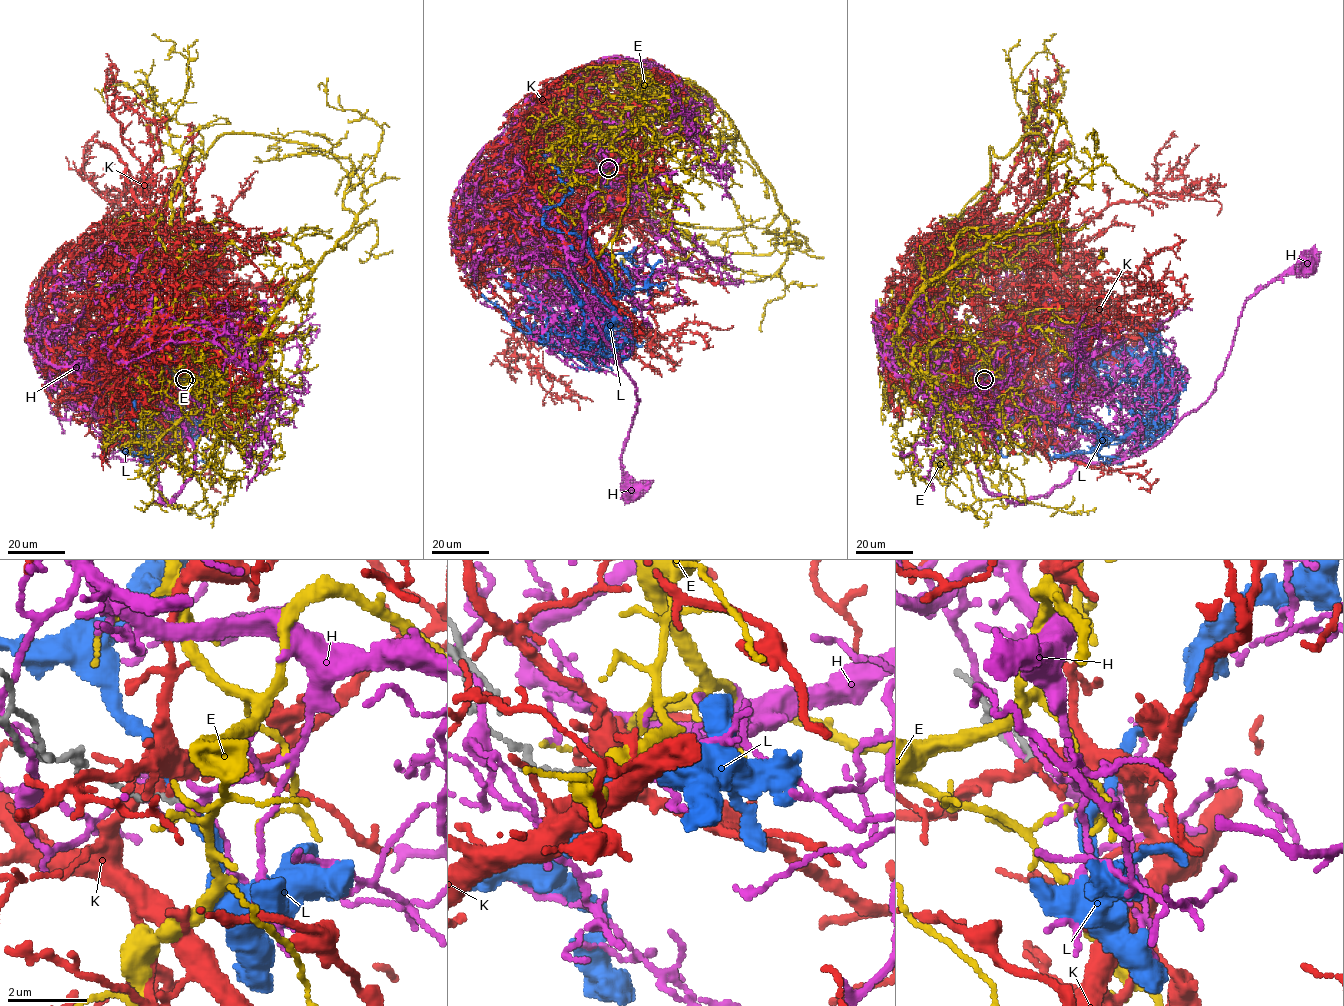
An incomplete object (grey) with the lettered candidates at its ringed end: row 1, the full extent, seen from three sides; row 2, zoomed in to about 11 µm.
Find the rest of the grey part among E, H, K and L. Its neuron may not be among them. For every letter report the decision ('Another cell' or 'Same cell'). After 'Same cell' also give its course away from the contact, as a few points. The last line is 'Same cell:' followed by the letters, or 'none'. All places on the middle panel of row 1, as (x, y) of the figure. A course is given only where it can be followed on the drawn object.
E: Another cell
H: Another cell
K: Another cell
L: Another cell
Same cell: none

